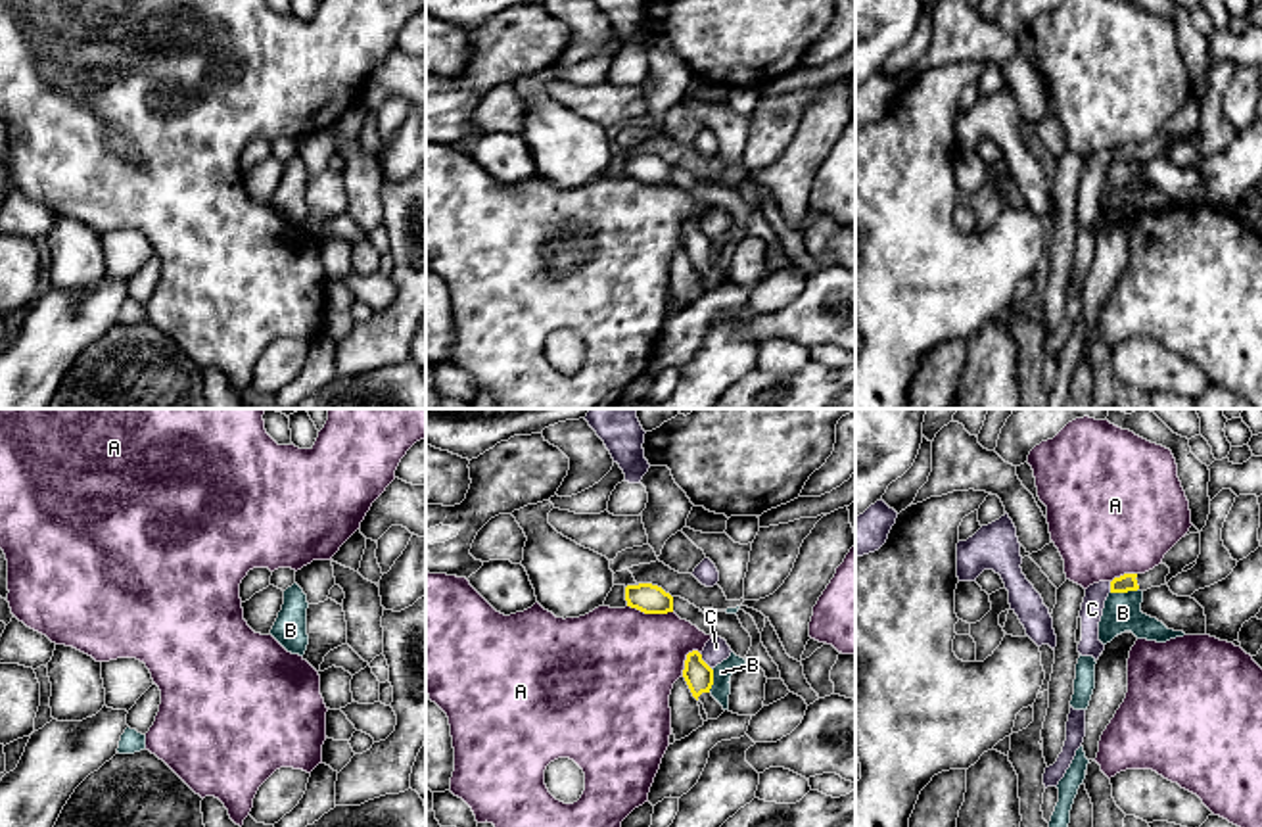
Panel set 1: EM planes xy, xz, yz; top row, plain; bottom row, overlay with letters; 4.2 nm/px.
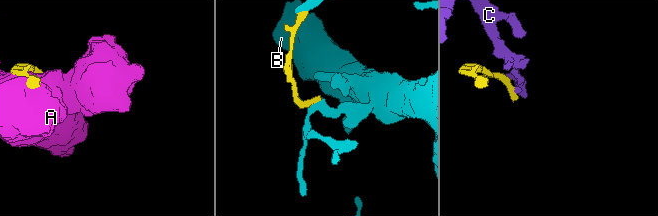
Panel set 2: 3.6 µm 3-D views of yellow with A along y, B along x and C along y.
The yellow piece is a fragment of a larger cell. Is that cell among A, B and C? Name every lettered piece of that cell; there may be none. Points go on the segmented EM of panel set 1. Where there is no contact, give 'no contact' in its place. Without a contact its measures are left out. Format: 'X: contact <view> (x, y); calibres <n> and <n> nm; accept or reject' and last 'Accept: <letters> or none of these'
A: contact xz (651, 613); calibres 130 and 460 nm; reject
B: contact yz (1124, 591); calibres 70 and 160 nm; reject
C: contact xz (704, 662); calibres 120 and 100 nm; reject
Accept: none of these

